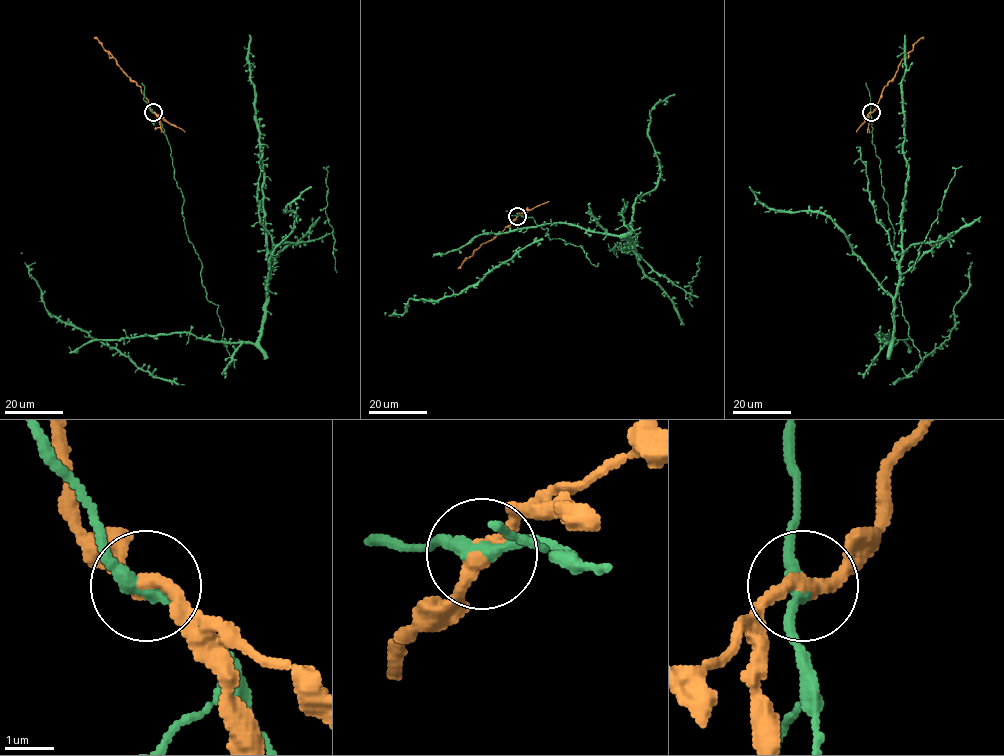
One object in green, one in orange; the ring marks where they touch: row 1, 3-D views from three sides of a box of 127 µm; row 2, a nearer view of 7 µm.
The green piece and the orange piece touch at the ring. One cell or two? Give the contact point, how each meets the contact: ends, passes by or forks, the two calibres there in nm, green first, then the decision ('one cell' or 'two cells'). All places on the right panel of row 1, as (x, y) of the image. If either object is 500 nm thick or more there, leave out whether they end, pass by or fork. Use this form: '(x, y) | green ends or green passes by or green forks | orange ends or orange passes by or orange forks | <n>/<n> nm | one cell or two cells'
(871, 112) | green passes by | orange passes by | 240/320 nm | two cells

